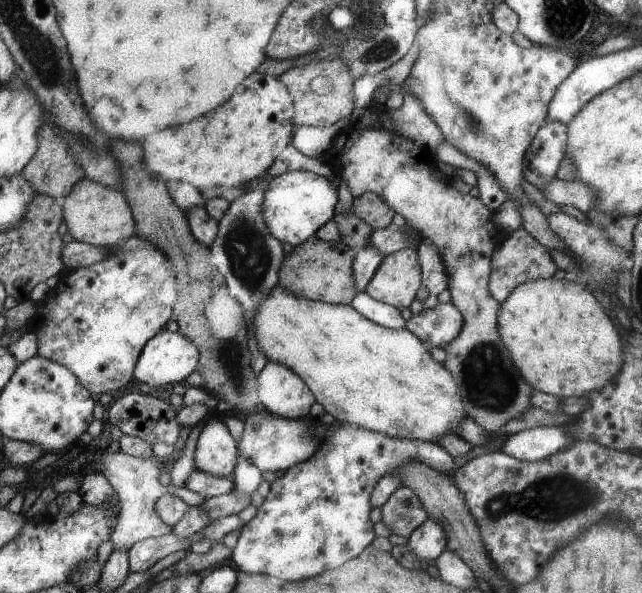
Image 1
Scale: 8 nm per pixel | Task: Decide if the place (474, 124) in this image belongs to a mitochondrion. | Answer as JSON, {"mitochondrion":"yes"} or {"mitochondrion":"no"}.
{"mitochondrion":"yes"}

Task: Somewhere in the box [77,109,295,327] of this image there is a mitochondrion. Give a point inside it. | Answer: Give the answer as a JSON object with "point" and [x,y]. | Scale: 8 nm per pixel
{"point":[245,245]}

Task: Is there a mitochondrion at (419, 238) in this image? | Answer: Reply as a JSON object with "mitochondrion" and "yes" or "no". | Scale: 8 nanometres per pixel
{"mitochondrion":"no"}

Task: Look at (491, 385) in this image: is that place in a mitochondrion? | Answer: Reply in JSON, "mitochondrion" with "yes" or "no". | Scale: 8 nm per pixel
{"mitochondrion":"yes"}

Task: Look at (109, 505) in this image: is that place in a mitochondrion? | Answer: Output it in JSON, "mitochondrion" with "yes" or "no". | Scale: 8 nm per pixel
{"mitochondrion":"no"}

